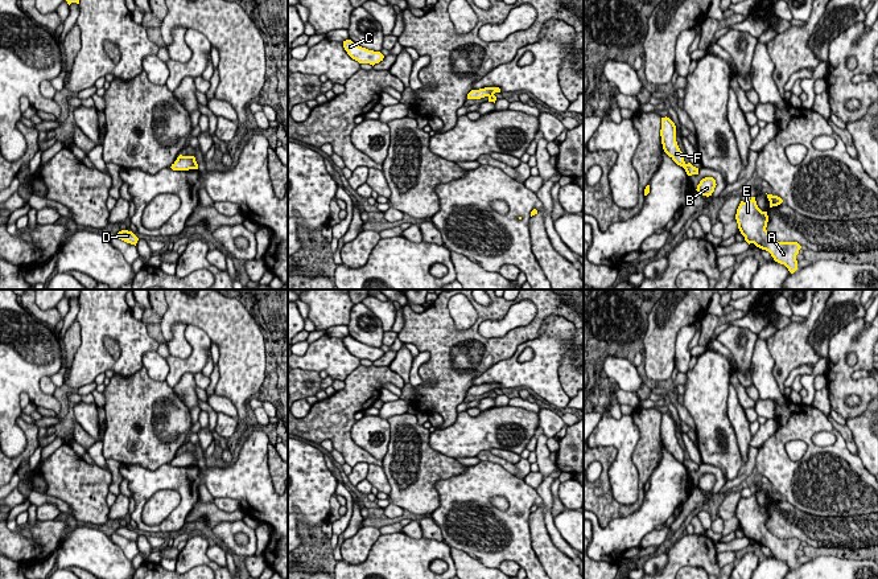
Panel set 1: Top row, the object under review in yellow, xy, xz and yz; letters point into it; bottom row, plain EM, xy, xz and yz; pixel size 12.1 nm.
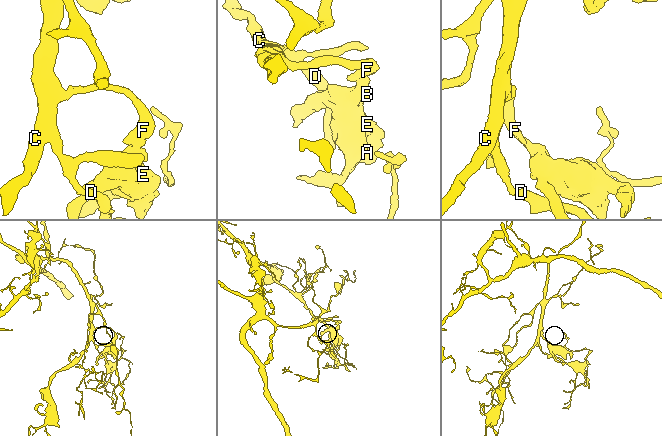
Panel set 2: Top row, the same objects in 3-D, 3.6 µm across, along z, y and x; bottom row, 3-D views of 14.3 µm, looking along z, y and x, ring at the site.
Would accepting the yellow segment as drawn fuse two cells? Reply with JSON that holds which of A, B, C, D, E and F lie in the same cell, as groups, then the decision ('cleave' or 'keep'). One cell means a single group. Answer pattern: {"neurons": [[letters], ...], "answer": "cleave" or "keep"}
{"neurons": [["A", "B", "E"], ["C", "D", "F"]], "answer": "cleave"}

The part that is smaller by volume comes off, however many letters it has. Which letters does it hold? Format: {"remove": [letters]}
{"remove": ["A", "B", "E"]}

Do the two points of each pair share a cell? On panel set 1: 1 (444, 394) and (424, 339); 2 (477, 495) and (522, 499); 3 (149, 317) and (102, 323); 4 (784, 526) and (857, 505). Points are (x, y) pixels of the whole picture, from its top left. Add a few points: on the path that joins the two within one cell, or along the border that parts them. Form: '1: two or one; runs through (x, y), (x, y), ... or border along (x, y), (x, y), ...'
1: one; runs through (444, 381), (444, 358), (437, 352)
2: one; runs through (487, 489), (511, 489)
3: two; border along (140, 321), (145, 324)
4: two; border along (791, 504), (817, 516), (852, 516)

